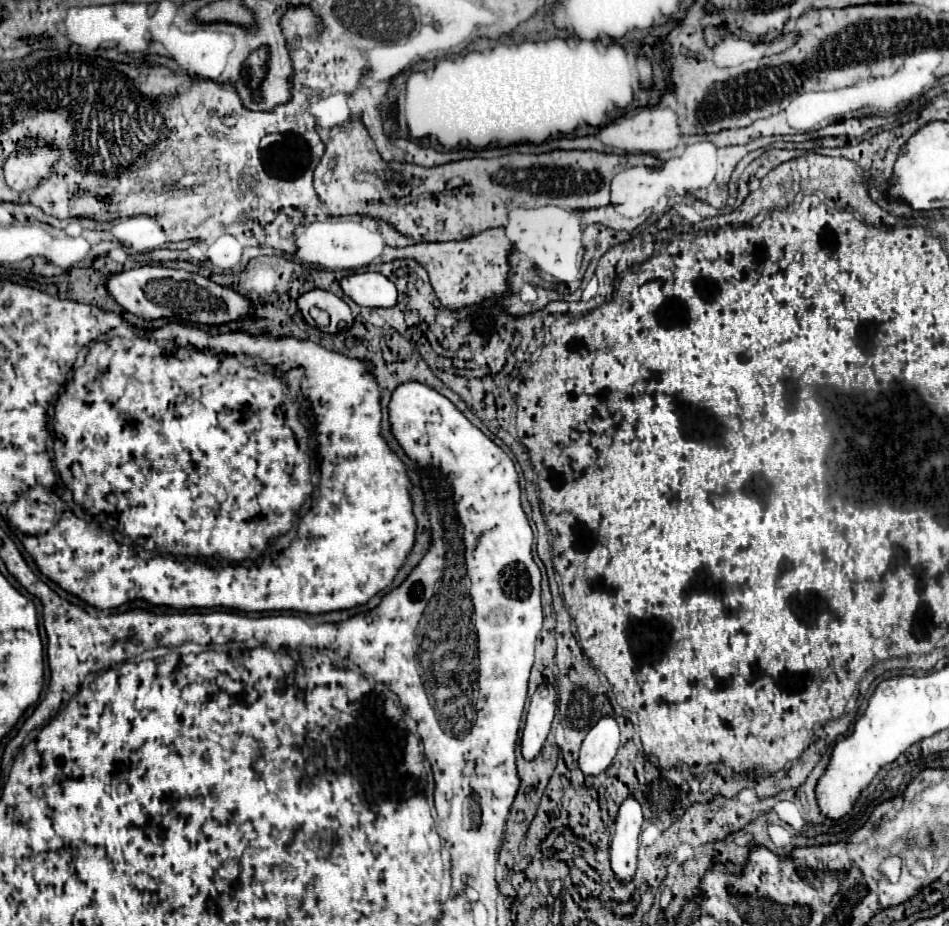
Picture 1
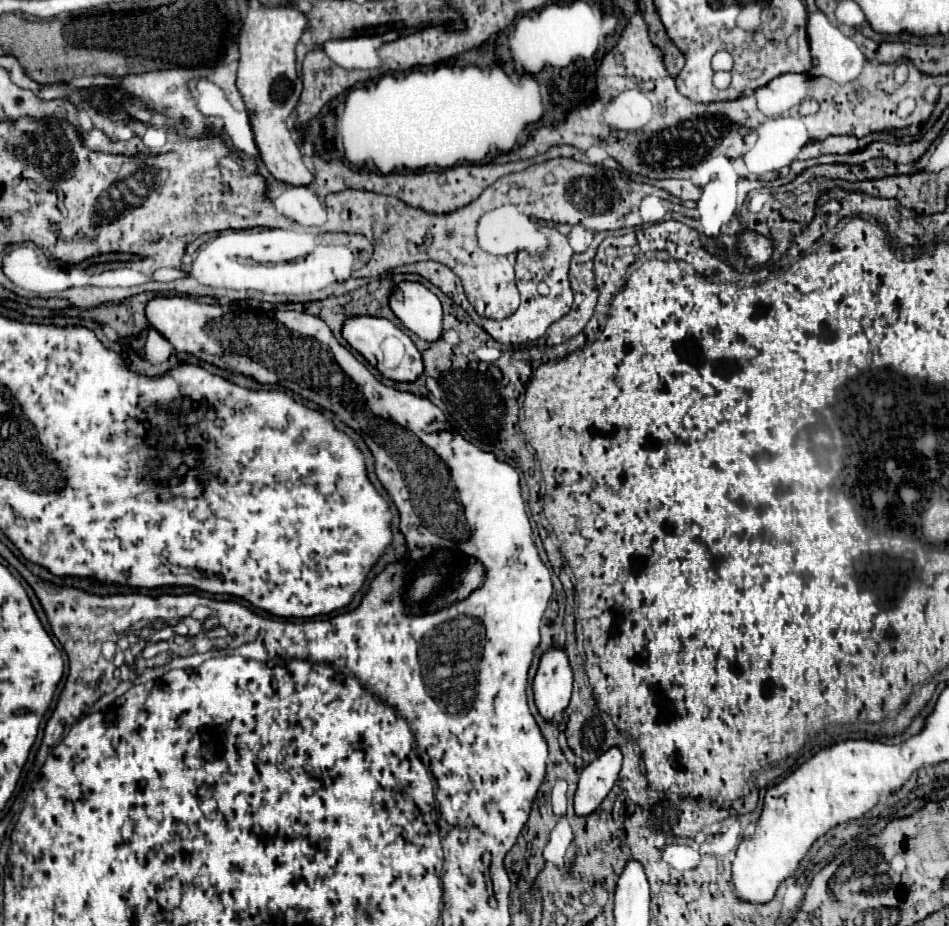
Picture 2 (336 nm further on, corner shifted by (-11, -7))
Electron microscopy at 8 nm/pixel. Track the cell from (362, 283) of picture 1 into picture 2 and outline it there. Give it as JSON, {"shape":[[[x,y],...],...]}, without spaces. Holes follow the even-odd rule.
{"shape":[[[400,283],[390,295],[394,315],[424,341],[442,337],[442,305],[440,299],[422,283]]]}

